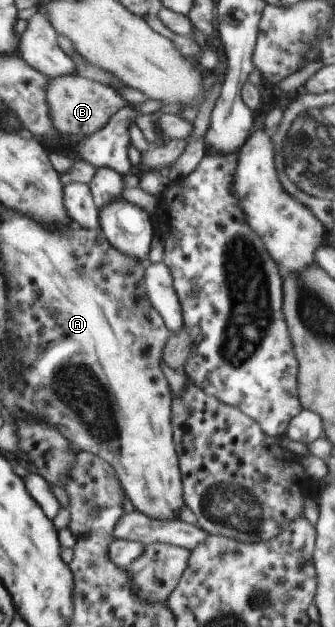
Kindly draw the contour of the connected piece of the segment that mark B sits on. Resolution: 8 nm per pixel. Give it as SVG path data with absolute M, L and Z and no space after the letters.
M60 75L48 81L46 103L50 111L50 119L60 135L76 135L87 138L100 131L116 113L123 109L126 101L114 88L107 84L98 83L86 76Z

